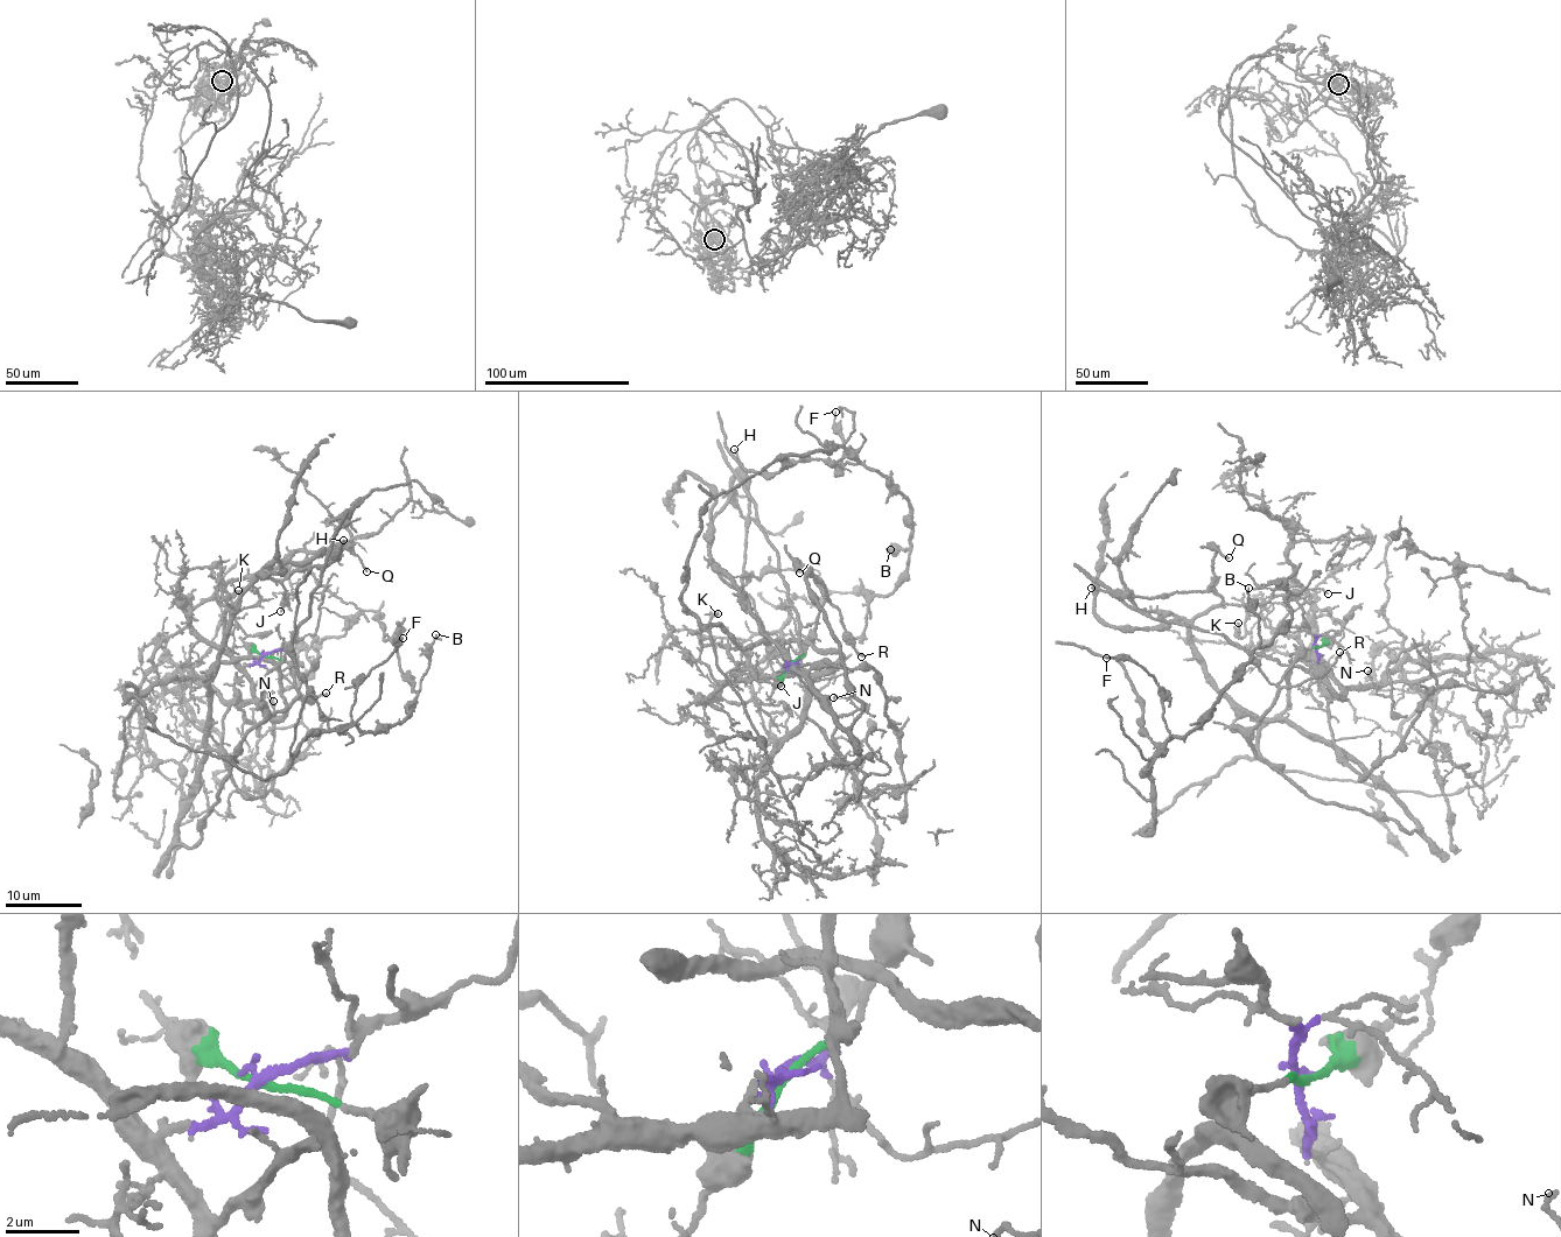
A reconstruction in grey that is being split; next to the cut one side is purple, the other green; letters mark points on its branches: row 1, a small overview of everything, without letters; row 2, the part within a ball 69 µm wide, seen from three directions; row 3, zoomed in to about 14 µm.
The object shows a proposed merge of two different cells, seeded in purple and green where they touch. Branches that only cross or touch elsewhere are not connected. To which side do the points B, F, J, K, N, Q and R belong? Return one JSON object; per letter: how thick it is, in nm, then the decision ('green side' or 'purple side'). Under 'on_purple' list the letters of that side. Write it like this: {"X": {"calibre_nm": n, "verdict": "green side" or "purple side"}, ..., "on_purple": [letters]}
{"B": {"calibre_nm": 190, "verdict": "purple side"}, "F": {"calibre_nm": 140, "verdict": "purple side"}, "J": {"calibre_nm": 130, "verdict": "green side"}, "K": {"calibre_nm": 100, "verdict": "purple side"}, "N": {"calibre_nm": 140, "verdict": "purple side"}, "Q": {"calibre_nm": 140, "verdict": "green side"}, "R": {"calibre_nm": 160, "verdict": "green side"}, "on_purple": ["B", "F", "K", "N"]}

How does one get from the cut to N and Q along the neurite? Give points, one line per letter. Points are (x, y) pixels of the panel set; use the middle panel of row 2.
N: (790, 663), (810, 679), (807, 716), (840, 764), (838, 718), (854, 707), (832, 698)
Q: (790, 663), (828, 599), (809, 575), (860, 717), (839, 723), (711, 563), (740, 588), (800, 573)

